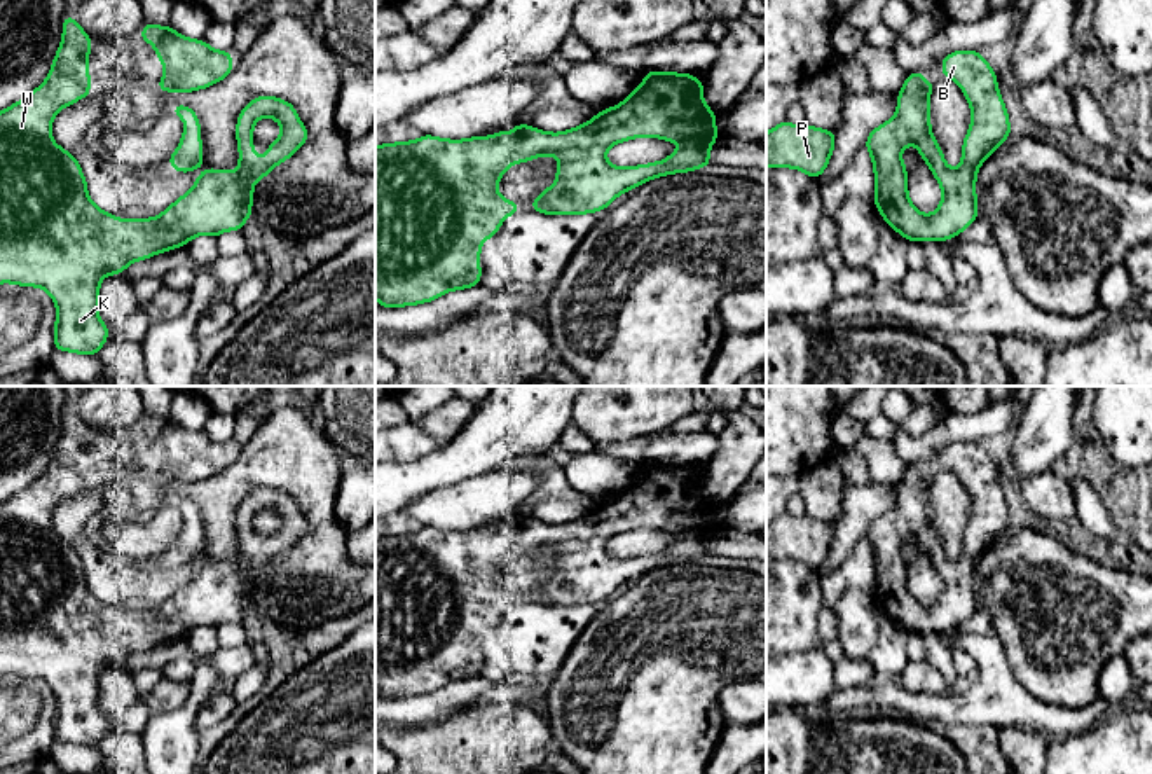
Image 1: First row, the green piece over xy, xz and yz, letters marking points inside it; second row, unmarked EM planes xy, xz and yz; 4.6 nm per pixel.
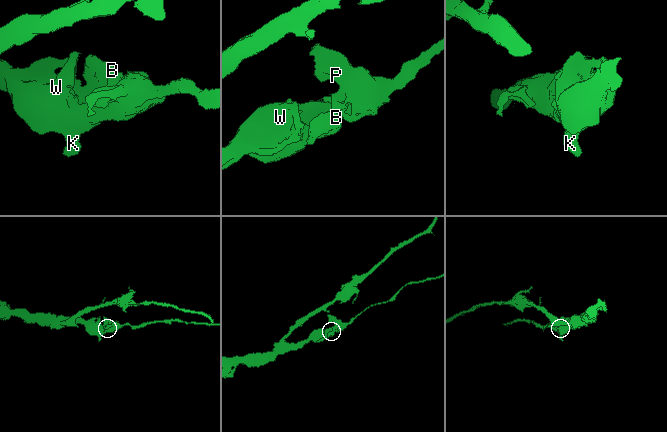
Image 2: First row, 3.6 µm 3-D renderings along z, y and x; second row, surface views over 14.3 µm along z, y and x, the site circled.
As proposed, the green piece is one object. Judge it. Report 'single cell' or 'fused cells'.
single cell

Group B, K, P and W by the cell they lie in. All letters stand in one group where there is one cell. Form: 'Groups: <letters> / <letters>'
Groups: B K P W

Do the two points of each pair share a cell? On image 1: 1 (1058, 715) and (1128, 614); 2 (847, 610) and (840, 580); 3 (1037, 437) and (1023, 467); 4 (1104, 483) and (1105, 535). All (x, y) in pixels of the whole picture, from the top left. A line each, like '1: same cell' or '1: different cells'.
1: different cells
2: different cells
3: same cell
4: different cells

